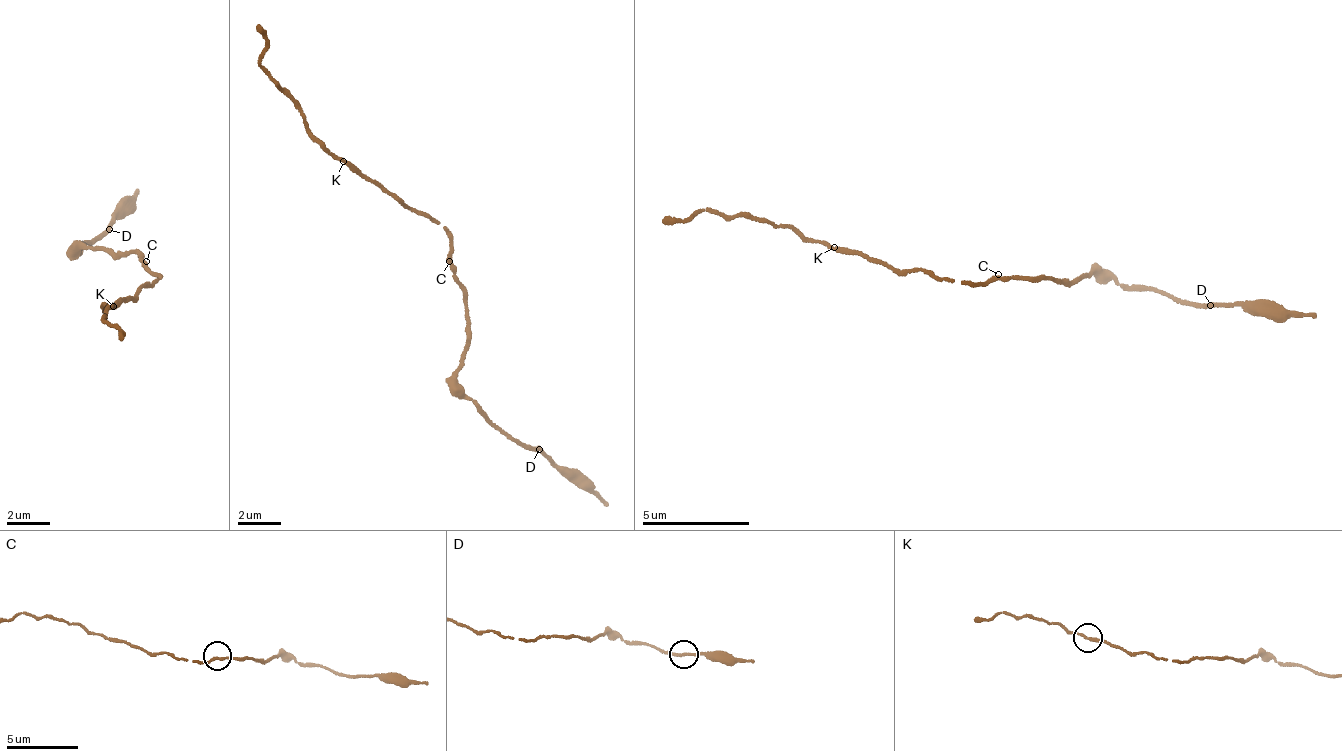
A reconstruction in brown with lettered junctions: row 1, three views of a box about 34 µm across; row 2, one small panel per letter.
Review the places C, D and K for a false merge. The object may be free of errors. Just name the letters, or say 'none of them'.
D

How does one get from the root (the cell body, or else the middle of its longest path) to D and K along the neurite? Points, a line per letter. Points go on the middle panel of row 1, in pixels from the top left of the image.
D: (452, 258), (452, 278), (468, 302), (466, 349), (455, 384), (520, 442), (539, 448)
K: (452, 258), (452, 232), (426, 216), (409, 212), (343, 161)

